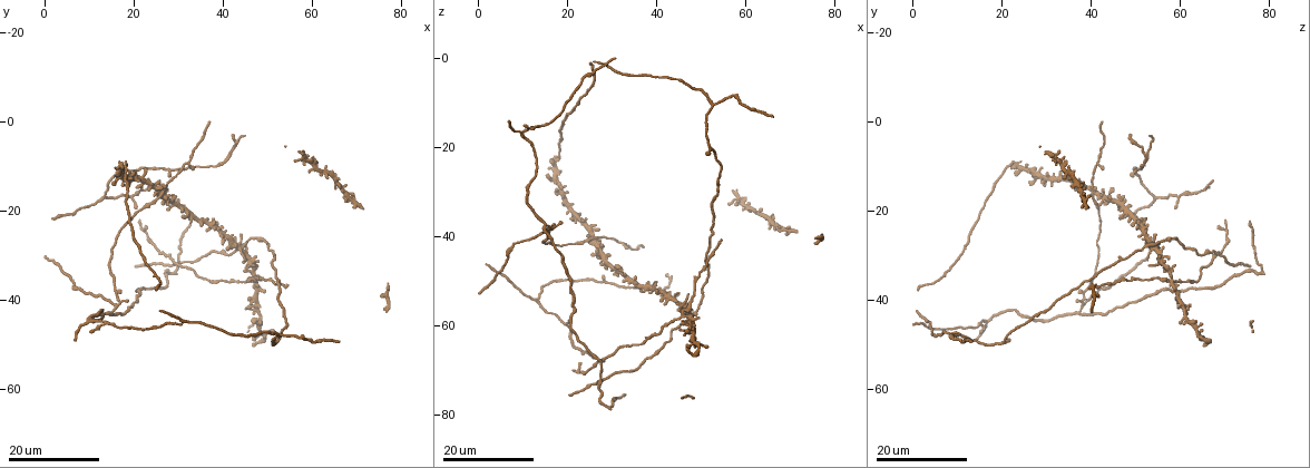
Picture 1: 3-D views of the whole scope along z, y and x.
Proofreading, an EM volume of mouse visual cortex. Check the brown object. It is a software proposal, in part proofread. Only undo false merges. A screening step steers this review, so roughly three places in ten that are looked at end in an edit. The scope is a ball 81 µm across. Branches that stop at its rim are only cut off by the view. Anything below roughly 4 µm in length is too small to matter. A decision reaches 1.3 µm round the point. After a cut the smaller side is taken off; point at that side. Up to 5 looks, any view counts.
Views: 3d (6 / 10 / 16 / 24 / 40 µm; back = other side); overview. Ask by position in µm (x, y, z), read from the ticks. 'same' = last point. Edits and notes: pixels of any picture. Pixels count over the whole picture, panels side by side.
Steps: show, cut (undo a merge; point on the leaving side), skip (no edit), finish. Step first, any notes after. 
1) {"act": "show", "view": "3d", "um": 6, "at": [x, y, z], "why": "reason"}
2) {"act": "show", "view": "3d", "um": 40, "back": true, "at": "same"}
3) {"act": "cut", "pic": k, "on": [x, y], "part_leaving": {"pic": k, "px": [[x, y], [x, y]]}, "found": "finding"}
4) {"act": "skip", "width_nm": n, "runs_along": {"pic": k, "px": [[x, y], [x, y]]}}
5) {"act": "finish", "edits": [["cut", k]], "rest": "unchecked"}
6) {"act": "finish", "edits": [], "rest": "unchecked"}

{"act": "show", "view": "3d", "um": 24, "at": [19.0, 16.5, 59.5], "why": "a narrow waist"}

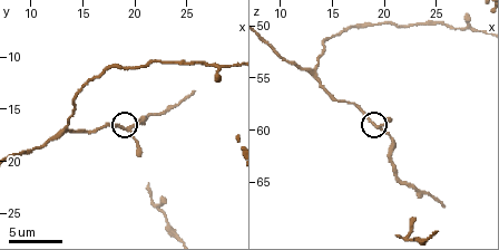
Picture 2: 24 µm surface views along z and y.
{"act": "show", "view": "3d", "um": 10, "at": [18.8, 16.8, 59.4]}

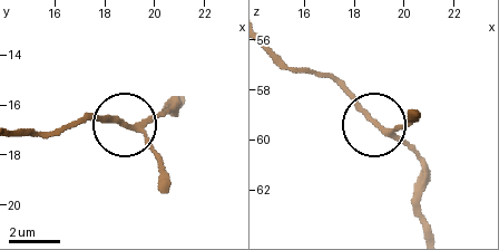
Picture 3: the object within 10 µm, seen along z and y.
{"act": "skip", "arms": 3, "runs_along": {"pic": 3, "px": [[19, 133], [51, 133], [89, 121], [140, 127], [177, 114]]}, "found": "all the same neuron"}

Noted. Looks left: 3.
{"act": "show", "view": "3d", "um": 10, "at": [28.2, 11.0, 50.0], "why": "three-way junction"}

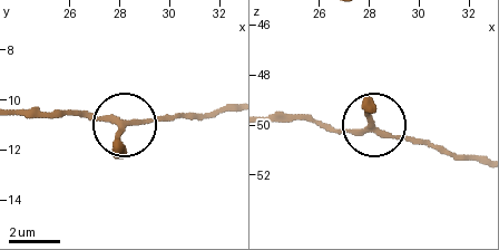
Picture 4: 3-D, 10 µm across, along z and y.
{"act": "skip", "side_arm_um": 42, "found": "continuous, no second neuron"}

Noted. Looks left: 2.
{"act": "show", "view": "3d", "um": 24, "at": [47.0, 36.0, 57.5]}

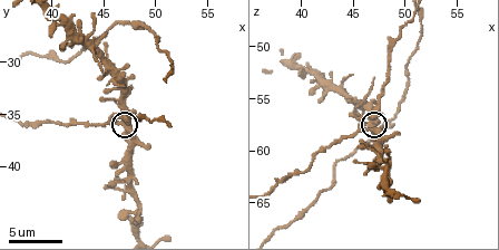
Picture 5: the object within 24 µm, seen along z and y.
{"act": "show", "view": "3d", "um": 10, "at": [46.8, 35.6, 58.0]}

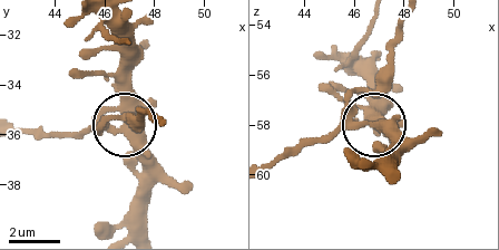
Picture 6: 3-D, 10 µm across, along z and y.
{"act": "cut", "pic": 6, "on": [115, 119], "part_leaving": {"pic": 6, "px": [[91, 124], [23, 131]]}, "found": "two neurons meet here"}

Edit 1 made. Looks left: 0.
{"act": "finish", "edits": [["cut", 6]], "rest": "unchecked"}

